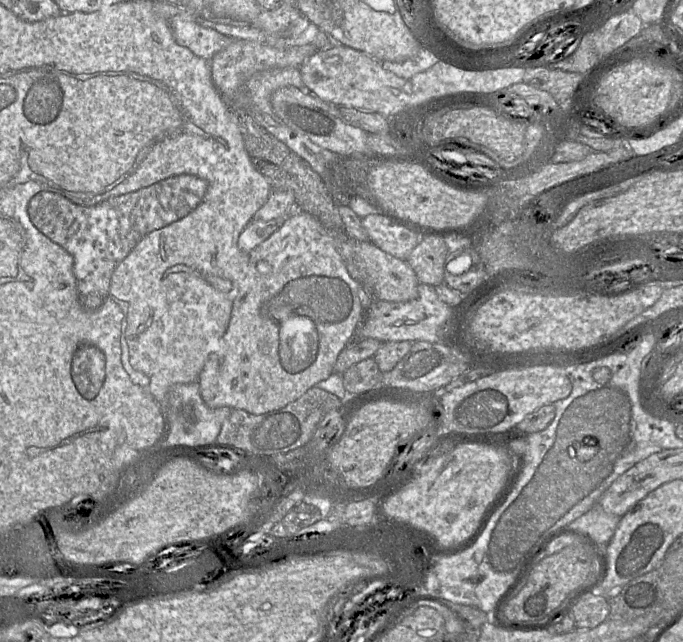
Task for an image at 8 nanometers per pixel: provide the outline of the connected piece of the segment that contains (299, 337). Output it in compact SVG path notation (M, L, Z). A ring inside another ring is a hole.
M301 210L292 212L281 228L249 253L249 270L240 282L238 294L233 301L229 324L223 334L221 347L209 348L208 358L197 379L202 399L210 408L230 407L251 414L265 414L285 407L334 372L338 355L353 338L356 338L356 328L364 317L364 308L366 309L373 301L383 300L367 295L360 283L351 277L334 246L332 233L311 214Z

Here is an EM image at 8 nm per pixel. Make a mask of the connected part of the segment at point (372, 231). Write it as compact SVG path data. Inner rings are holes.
M370 214L361 219L369 241L382 251L400 260L408 260L420 241L421 234L398 225L381 214Z

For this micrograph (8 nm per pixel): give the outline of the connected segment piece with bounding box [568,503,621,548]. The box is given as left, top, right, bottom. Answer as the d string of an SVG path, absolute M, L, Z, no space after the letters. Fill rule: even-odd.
M596 503L588 512L572 521L568 526L589 533L601 547L606 548L620 519L621 517L606 513Z

